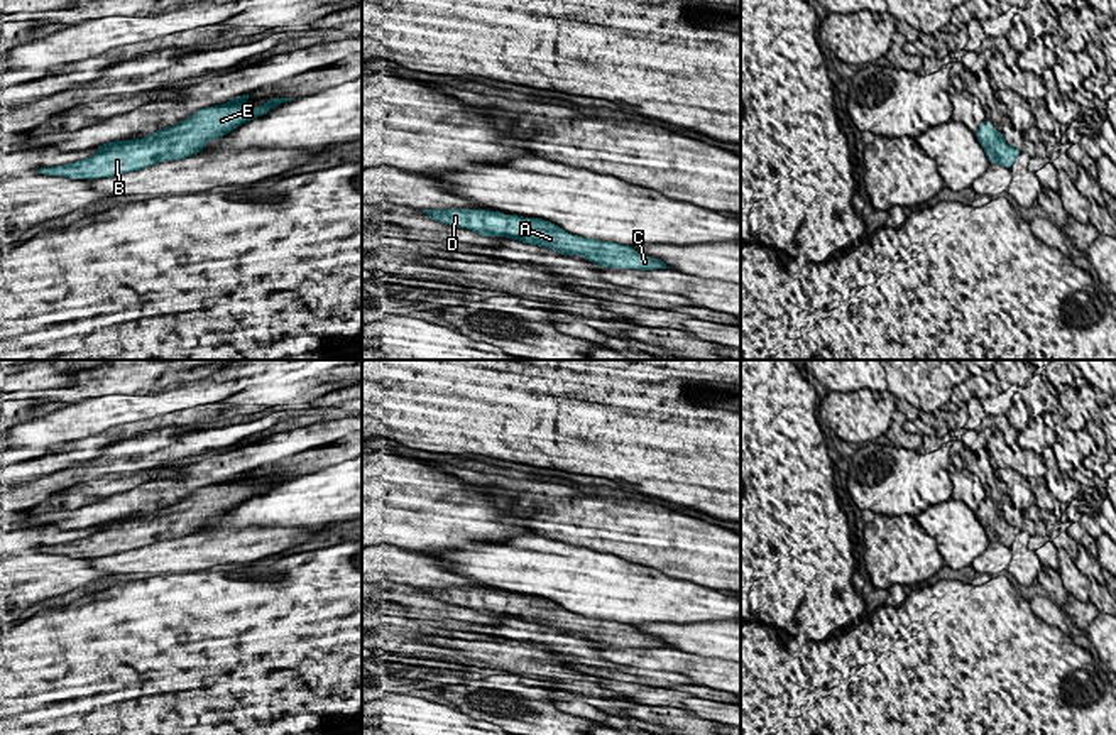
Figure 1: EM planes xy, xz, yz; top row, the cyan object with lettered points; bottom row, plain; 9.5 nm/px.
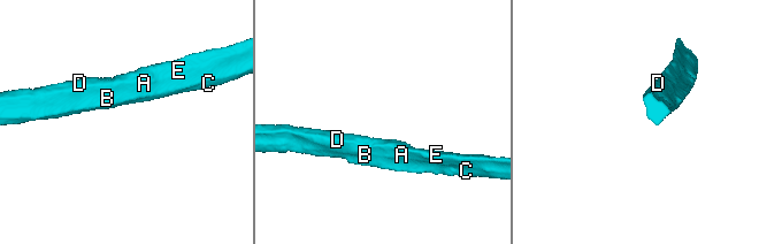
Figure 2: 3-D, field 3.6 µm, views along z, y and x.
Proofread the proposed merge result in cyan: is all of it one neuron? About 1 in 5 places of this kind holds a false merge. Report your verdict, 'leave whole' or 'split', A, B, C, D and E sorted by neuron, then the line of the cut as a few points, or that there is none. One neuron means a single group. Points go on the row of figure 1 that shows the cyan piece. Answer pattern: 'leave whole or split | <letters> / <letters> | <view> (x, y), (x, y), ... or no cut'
leave whole | A B C D E | no cut

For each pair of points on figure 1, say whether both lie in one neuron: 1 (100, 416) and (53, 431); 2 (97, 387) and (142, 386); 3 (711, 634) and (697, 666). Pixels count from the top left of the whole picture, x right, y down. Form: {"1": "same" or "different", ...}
{"1": "same", "2": "same", "3": "different"}

